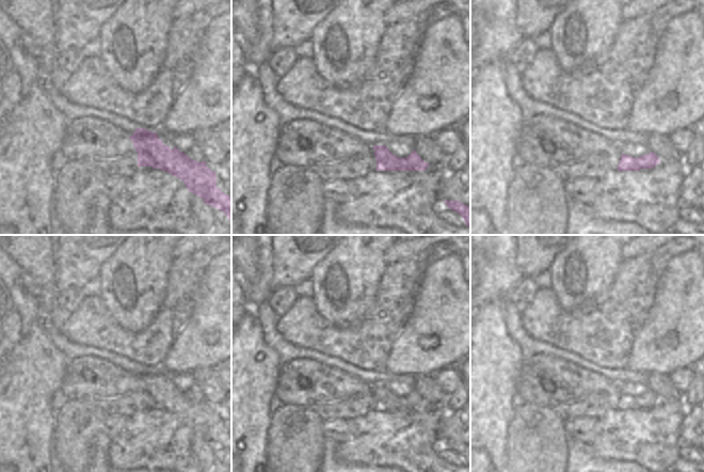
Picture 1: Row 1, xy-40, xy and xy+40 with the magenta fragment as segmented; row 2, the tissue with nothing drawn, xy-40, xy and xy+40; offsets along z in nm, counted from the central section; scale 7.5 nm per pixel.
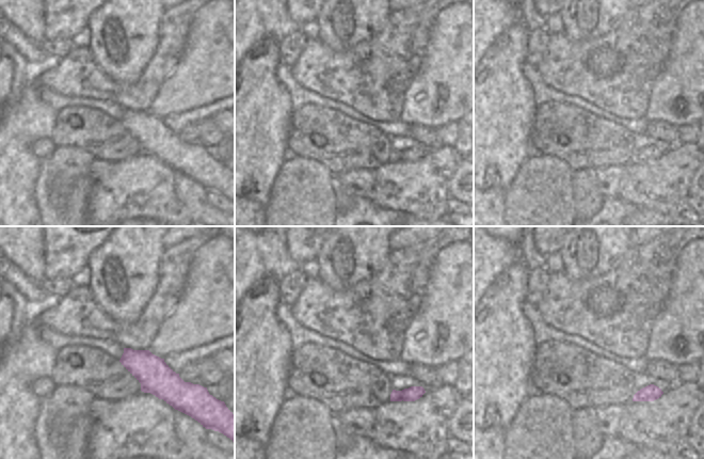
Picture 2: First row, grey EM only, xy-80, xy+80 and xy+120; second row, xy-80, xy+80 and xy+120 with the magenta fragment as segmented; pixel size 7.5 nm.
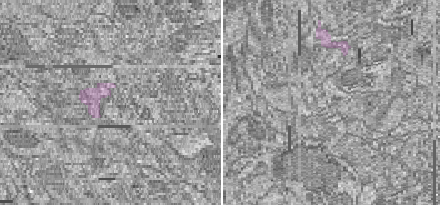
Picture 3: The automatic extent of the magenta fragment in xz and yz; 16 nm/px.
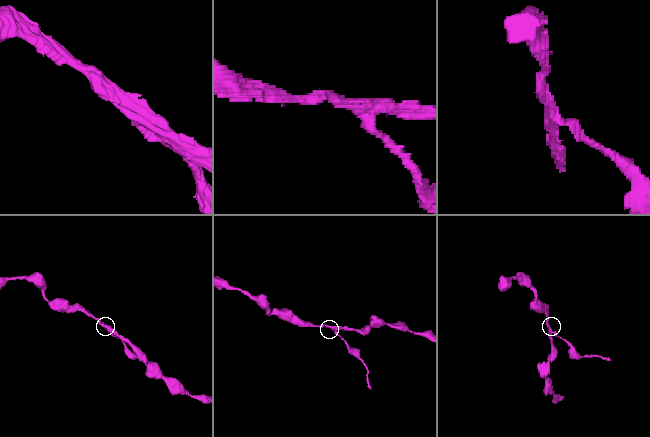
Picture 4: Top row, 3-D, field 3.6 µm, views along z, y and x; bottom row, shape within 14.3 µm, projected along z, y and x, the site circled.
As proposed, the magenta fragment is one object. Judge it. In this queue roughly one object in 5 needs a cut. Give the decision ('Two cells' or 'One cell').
Two cells.

